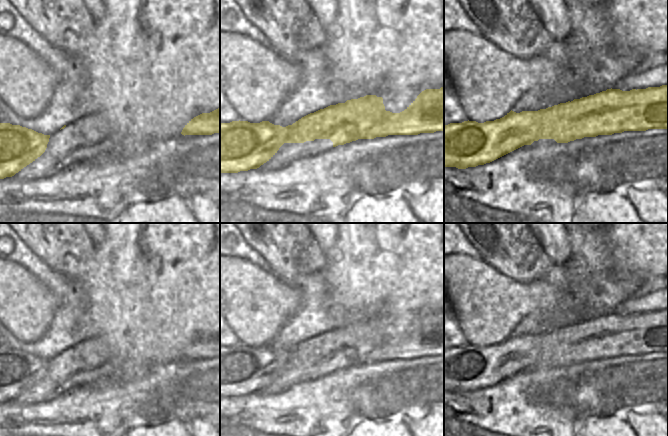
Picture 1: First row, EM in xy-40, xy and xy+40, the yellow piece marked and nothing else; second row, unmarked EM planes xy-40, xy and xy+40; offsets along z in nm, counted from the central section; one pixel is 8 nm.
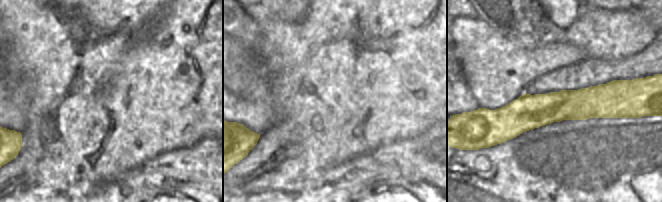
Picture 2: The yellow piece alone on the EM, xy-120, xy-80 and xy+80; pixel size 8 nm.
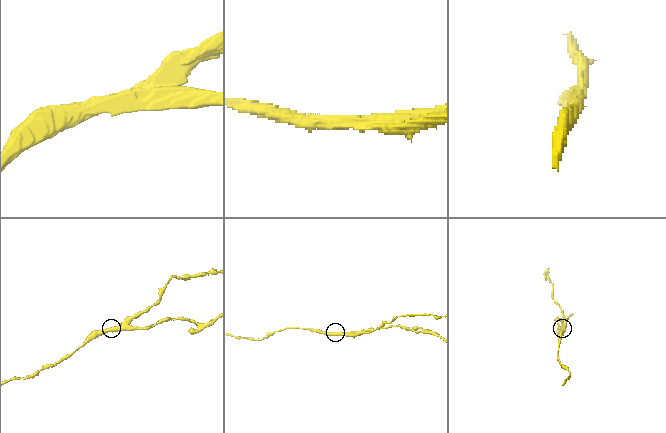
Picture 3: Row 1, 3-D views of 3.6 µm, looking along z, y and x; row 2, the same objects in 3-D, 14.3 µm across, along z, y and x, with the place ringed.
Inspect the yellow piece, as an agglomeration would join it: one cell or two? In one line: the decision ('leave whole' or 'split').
split

